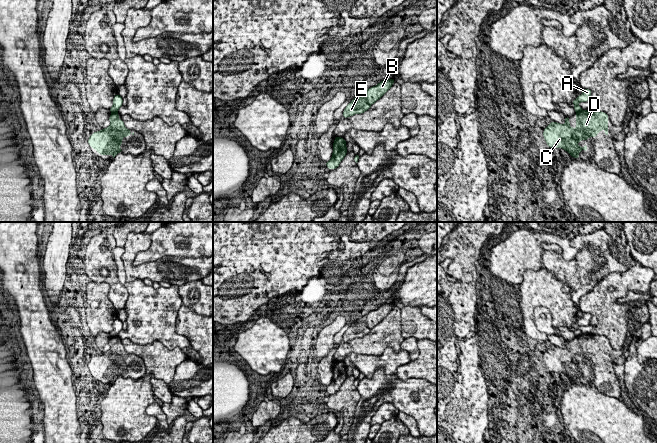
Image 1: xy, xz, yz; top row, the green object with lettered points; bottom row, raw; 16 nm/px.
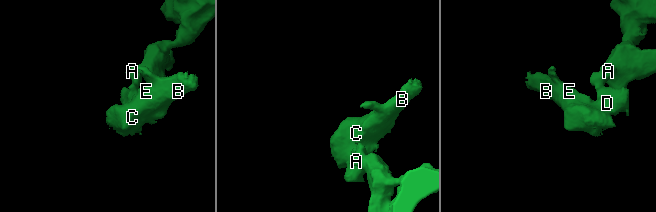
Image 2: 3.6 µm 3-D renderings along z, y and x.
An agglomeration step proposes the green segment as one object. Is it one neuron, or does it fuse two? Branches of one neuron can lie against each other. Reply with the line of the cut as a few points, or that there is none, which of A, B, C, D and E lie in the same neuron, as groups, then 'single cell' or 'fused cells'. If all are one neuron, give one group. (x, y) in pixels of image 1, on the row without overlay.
yz (581, 333), (576, 337) | A / B C D E | fused cells

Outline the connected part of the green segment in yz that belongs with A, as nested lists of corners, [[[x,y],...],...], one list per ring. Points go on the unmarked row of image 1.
[[[583,313],[583,316],[581,319],[579,319],[575,324],[572,325],[572,327],[575,329],[574,334],[576,337],[582,334],[582,332],[578,329],[580,326],[587,326],[589,325],[589,322],[592,318],[592,315],[590,313]]]

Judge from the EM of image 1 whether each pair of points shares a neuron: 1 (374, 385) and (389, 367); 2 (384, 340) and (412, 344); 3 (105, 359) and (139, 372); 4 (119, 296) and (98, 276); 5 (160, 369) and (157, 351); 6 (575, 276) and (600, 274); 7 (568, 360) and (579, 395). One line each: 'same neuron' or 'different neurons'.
1: different neurons
2: different neurons
3: same neuron
4: same neuron
5: same neuron
6: same neuron
7: different neurons

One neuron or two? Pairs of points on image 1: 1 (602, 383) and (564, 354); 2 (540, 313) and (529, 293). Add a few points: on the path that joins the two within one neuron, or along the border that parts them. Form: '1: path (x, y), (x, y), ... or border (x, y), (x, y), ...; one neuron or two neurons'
1: path (592, 374), (585, 367), (577, 367), (572, 364); one neuron
2: border (545, 306), (537, 306), (532, 315); two neurons

